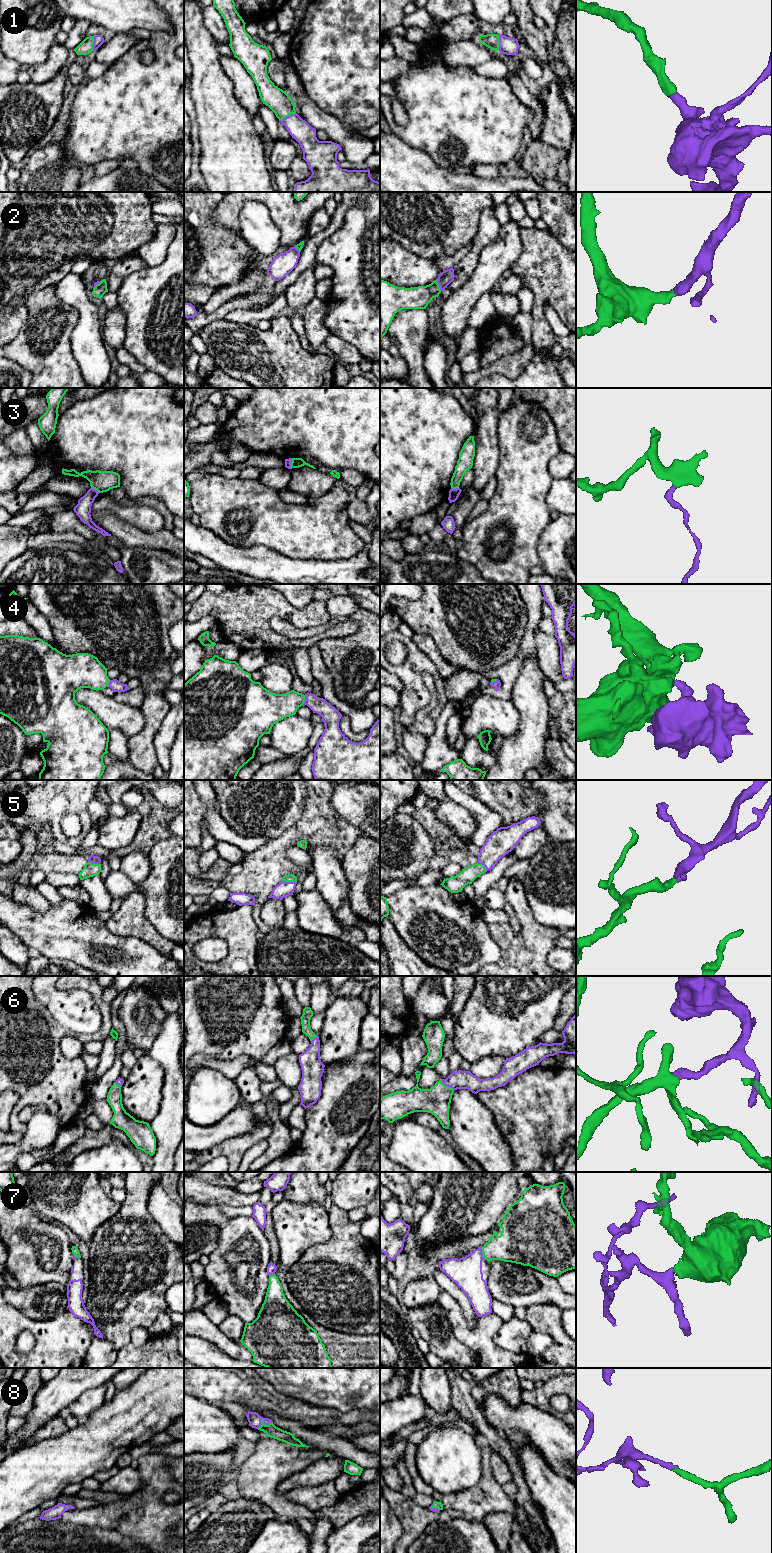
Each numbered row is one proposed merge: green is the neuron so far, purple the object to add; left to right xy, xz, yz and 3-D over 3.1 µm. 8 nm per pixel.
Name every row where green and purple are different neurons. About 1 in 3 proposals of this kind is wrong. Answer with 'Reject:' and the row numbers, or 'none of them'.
Reject: 3

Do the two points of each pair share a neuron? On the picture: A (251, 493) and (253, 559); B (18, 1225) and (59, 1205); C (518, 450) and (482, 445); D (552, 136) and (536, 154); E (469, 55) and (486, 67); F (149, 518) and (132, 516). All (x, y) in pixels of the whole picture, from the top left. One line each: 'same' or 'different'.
A: different
B: different
C: different
D: different
E: different
F: same

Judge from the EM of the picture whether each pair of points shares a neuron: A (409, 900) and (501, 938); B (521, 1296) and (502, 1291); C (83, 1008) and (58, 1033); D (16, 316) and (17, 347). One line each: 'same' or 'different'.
A: different
B: same
C: different
D: different

